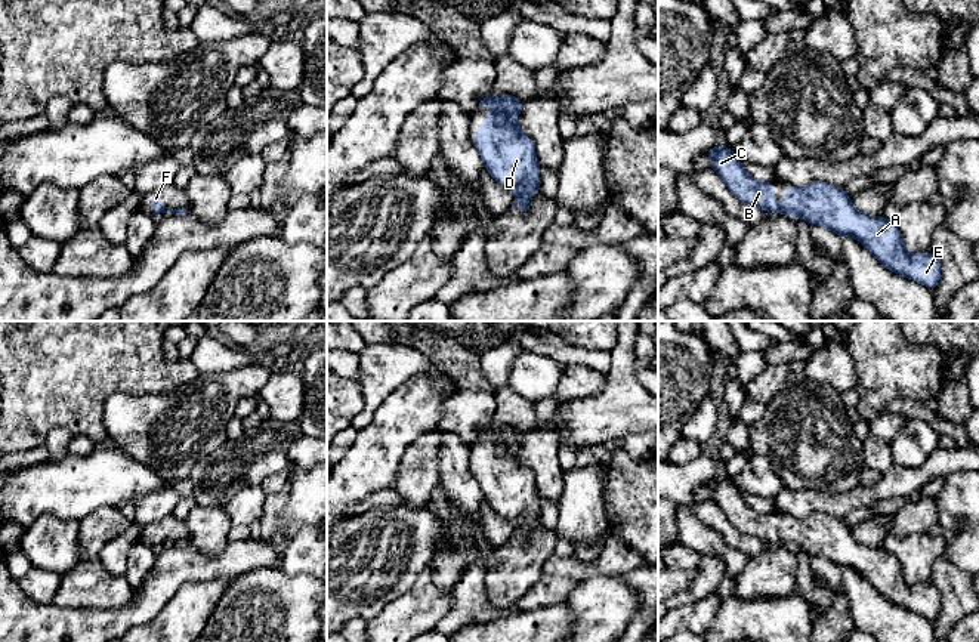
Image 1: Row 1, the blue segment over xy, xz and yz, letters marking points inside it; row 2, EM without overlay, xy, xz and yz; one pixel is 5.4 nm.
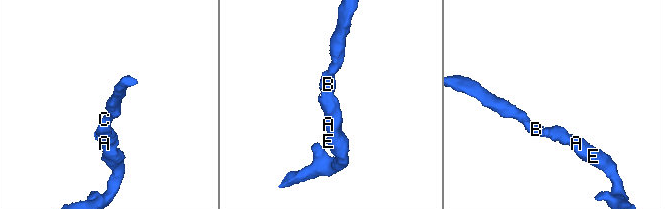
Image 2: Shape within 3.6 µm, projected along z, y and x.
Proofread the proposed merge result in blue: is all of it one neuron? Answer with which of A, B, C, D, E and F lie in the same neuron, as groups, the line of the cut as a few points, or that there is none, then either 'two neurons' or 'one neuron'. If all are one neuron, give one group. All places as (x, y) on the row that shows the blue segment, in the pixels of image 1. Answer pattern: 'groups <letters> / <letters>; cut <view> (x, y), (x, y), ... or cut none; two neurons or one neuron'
groups A B C D E F; cut none; one neuron

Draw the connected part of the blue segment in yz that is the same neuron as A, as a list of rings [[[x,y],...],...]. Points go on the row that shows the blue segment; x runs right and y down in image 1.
[[[729,145],[711,146],[704,155],[711,160],[711,169],[725,182],[728,189],[742,203],[757,206],[763,209],[768,214],[788,214],[796,219],[803,219],[810,225],[822,225],[831,232],[843,237],[856,238],[871,254],[884,265],[892,272],[909,278],[912,281],[921,283],[929,290],[935,290],[941,280],[941,262],[933,251],[908,254],[904,247],[904,235],[895,223],[880,216],[867,216],[859,213],[850,200],[850,195],[834,185],[822,180],[809,183],[804,188],[787,186],[784,192],[785,207],[776,206],[773,198],[773,191],[779,183],[775,182],[760,182],[753,179],[741,164],[741,160],[735,155]]]

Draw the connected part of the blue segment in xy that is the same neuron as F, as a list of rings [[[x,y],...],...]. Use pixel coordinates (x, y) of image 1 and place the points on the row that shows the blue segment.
[[[154,192],[151,195],[151,207],[154,209],[154,213],[151,216],[158,214],[158,213],[166,213],[166,214],[185,214],[185,213],[188,213],[188,207],[179,207],[179,209],[172,209],[169,212],[166,212],[163,207],[163,198],[161,198],[160,192]]]

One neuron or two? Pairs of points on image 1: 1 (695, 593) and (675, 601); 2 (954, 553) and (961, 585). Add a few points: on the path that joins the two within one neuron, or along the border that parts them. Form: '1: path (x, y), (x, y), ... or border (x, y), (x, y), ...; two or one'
1: path (691, 595), (679, 599); one
2: border (945, 555), (963, 571); two

